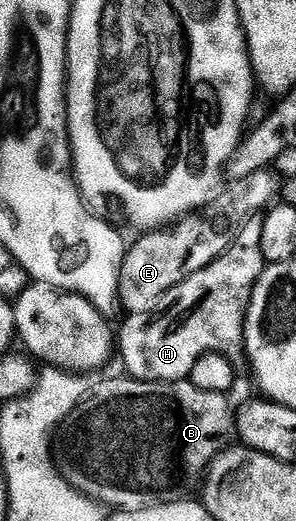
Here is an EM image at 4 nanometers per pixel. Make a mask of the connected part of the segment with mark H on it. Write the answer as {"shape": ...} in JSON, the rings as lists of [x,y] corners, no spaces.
{"shape":[[[253,214],[247,217],[230,247],[218,259],[210,262],[210,266],[198,270],[198,274],[190,274],[190,278],[183,280],[179,288],[171,288],[156,305],[154,315],[152,312],[143,312],[125,319],[126,322],[121,326],[120,332],[118,328],[118,356],[124,359],[124,364],[128,367],[127,375],[131,379],[157,382],[189,379],[194,370],[194,362],[198,362],[198,358],[202,358],[208,352],[222,354],[237,370],[243,369],[242,366],[245,367],[244,320],[248,316],[248,307],[256,284],[266,267],[260,249],[263,225],[263,215]]]}

